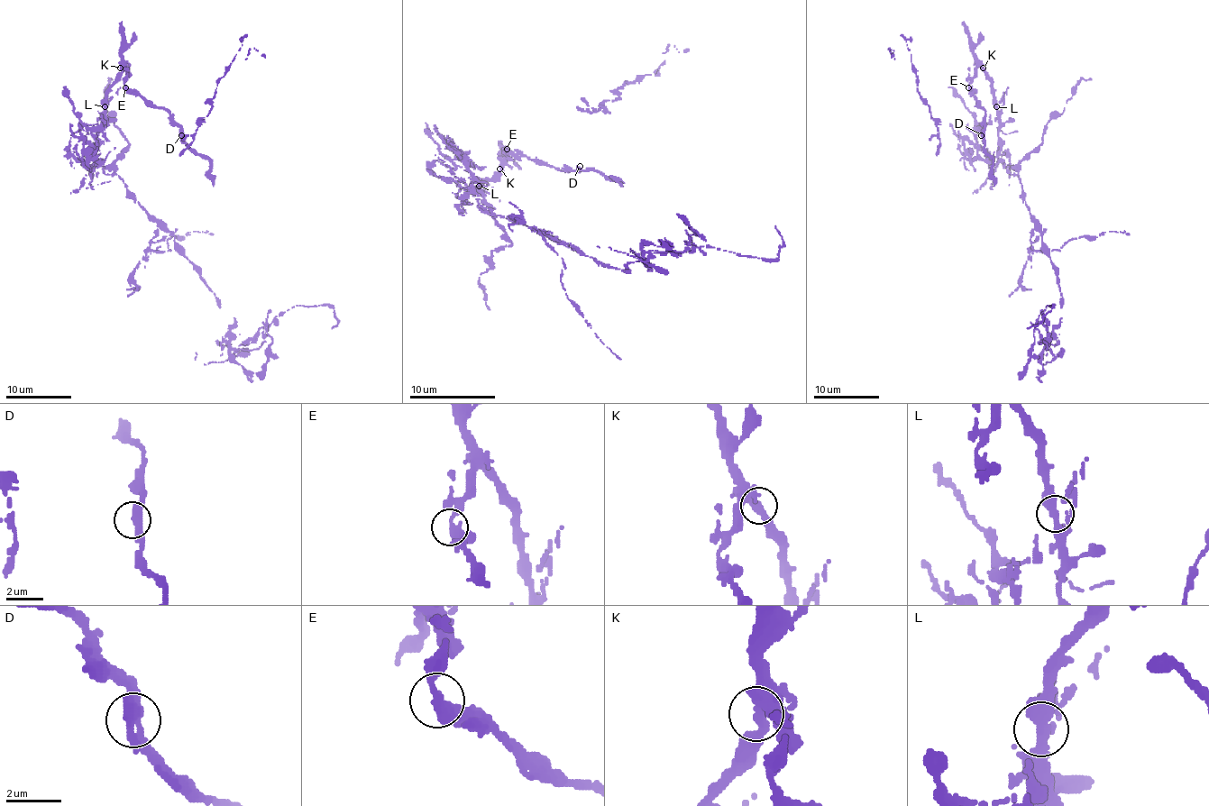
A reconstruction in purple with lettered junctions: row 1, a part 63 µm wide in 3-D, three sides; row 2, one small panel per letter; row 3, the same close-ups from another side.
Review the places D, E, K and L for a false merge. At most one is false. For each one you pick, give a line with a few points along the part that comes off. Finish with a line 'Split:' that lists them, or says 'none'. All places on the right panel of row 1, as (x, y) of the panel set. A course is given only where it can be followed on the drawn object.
Split: L

